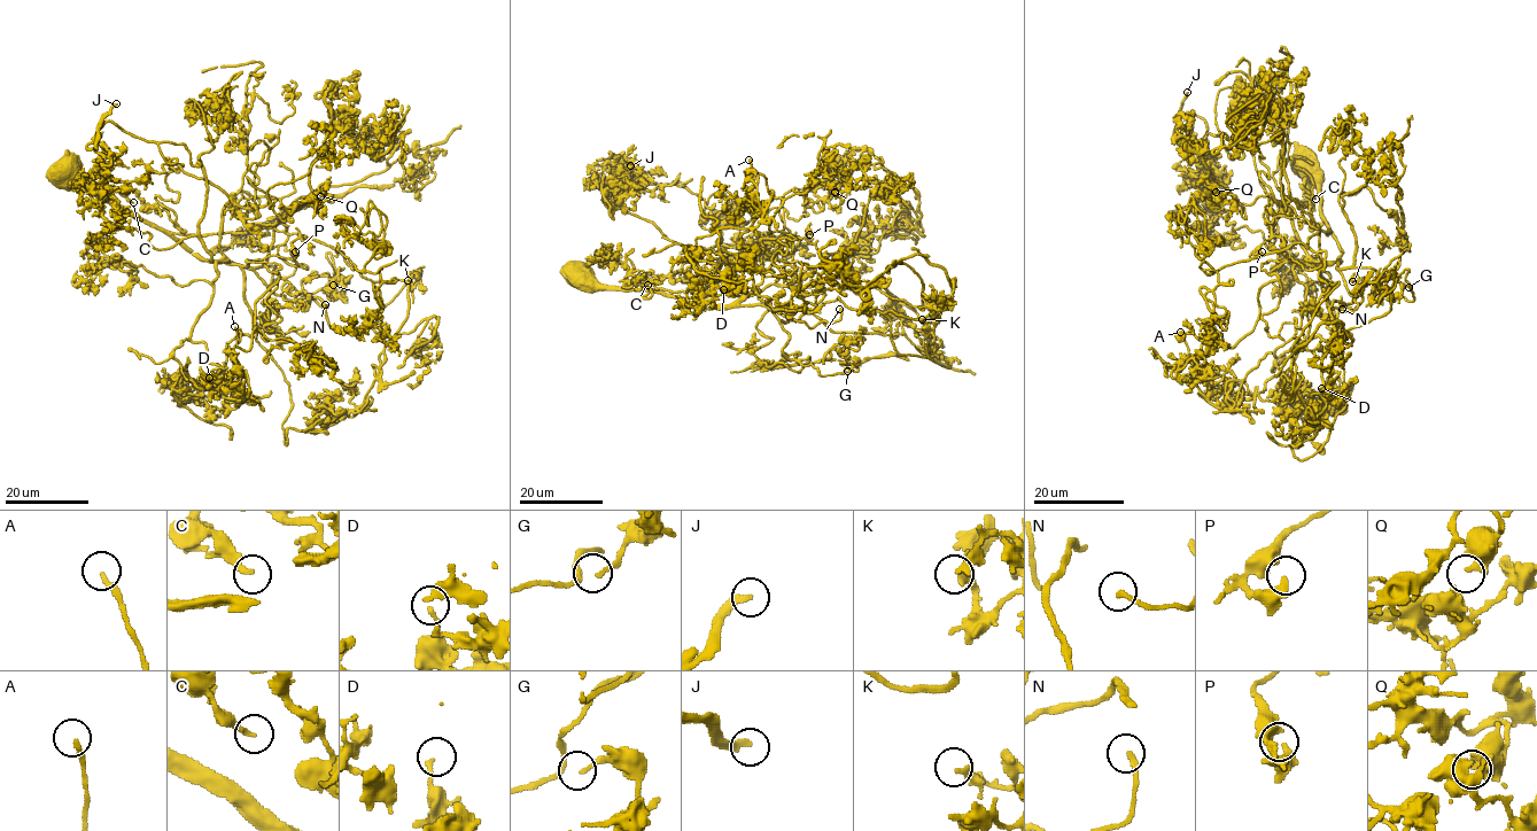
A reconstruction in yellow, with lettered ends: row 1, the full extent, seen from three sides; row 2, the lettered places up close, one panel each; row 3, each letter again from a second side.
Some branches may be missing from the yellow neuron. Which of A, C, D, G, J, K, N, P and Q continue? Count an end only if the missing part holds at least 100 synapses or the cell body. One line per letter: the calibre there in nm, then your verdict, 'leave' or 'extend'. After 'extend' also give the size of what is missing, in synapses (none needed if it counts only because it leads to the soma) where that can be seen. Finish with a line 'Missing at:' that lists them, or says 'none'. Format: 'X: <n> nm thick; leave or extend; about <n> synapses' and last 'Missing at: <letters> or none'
A: 220 nm thick; leave
C: 240 nm thick; leave
D: 160 nm thick; leave
G: 120 nm thick; leave
J: 240 nm thick; leave
K: 280 nm thick; leave
N: 180 nm thick; leave
P: 380 nm thick; leave
Q: 320 nm thick; leave
Missing at: none

